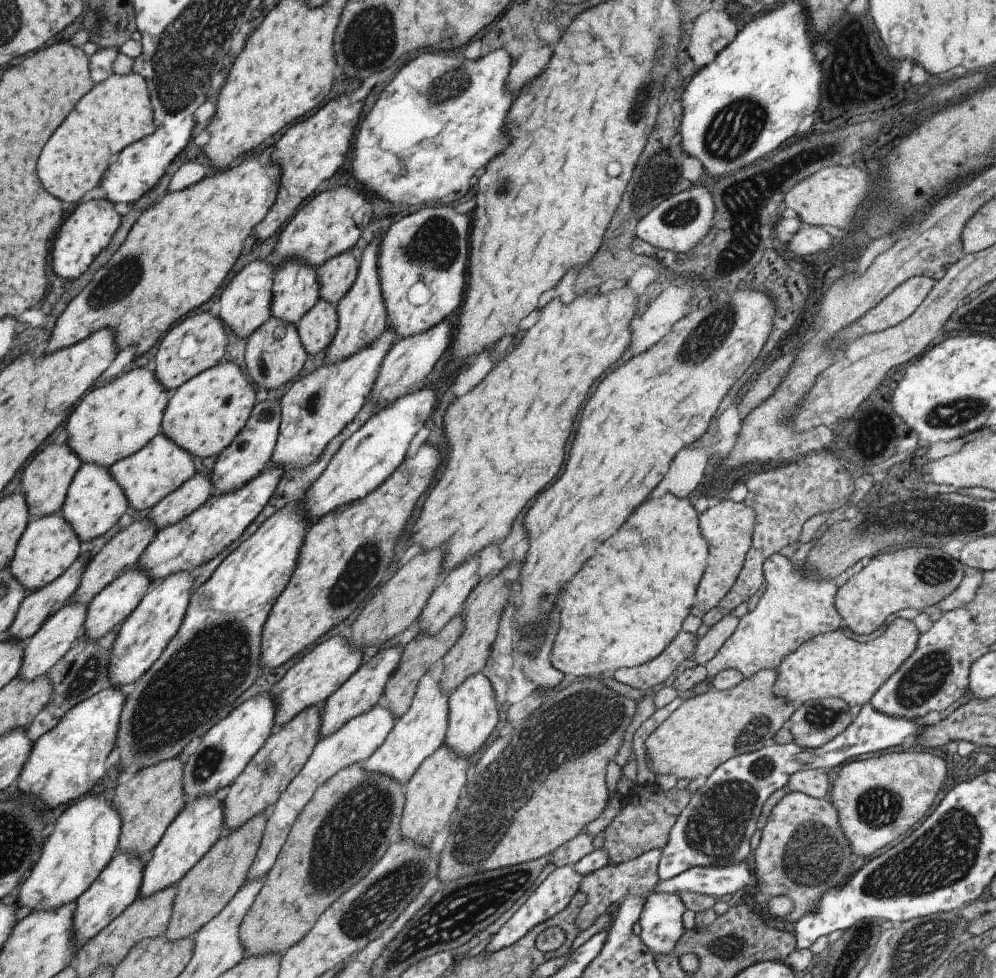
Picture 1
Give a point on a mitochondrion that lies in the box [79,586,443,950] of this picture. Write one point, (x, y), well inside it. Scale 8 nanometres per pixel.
(205, 672)

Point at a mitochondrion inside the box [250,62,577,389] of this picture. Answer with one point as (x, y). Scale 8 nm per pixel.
(431, 243)

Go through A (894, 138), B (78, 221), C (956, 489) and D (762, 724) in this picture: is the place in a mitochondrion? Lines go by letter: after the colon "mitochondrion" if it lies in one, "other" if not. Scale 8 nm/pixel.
A: other
B: other
C: other
D: mitochondrion

